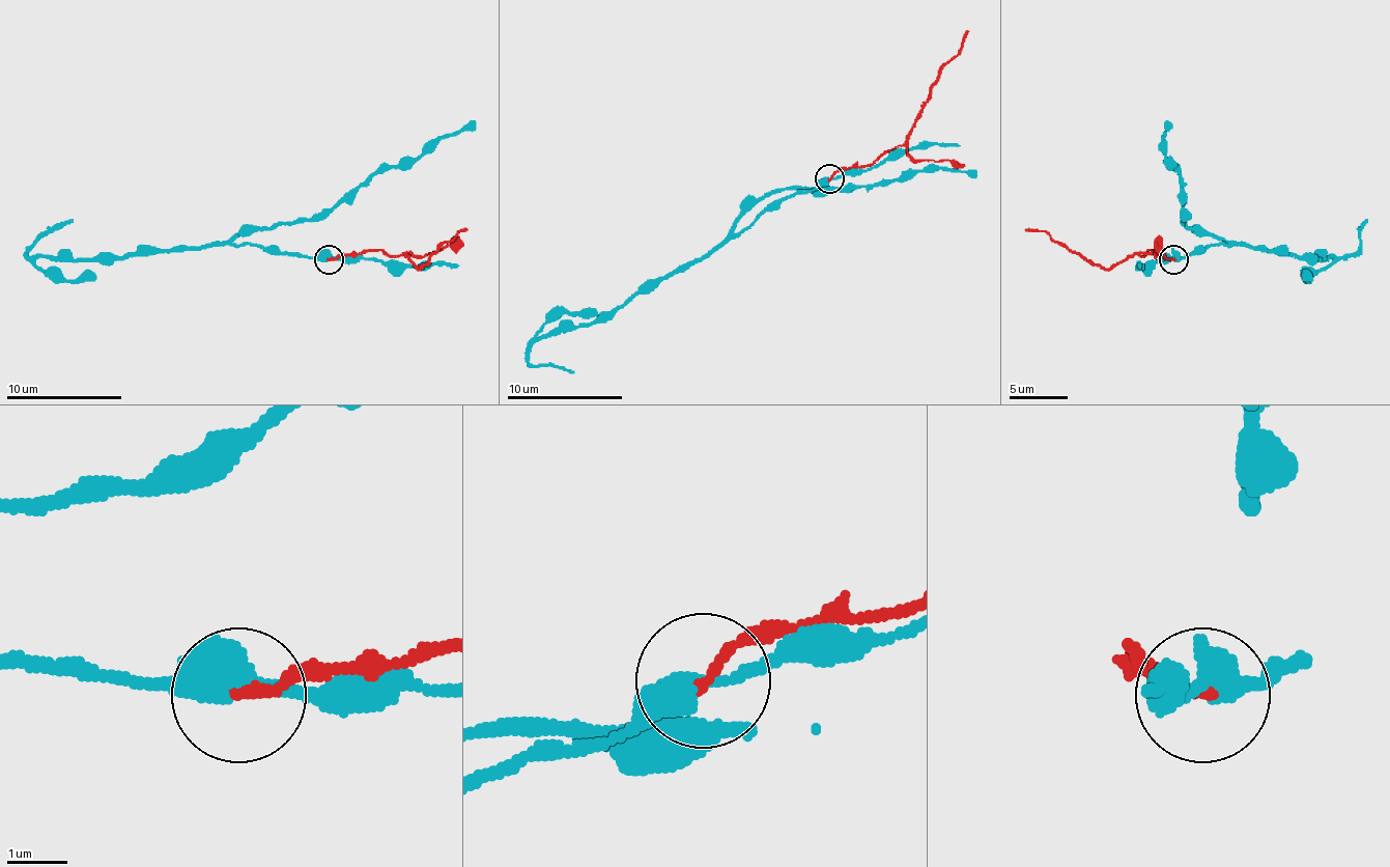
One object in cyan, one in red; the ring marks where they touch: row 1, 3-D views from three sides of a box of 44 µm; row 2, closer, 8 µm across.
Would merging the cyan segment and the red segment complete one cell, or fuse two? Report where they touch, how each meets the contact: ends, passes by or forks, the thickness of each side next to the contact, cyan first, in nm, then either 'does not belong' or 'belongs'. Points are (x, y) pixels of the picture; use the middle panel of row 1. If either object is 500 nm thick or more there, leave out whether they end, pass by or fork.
at (829, 178); cyan passes by; red ends there; 440 nm thick on the cyan side, 180 nm on the other; does not belong

